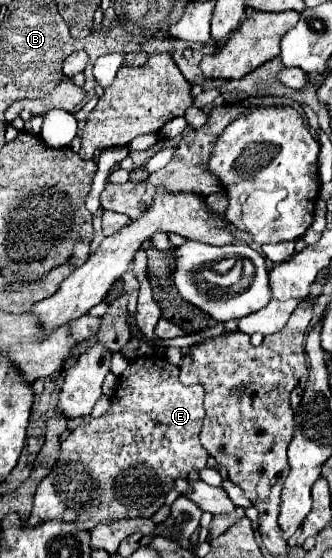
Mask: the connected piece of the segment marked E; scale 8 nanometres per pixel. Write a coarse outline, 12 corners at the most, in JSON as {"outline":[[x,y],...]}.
{"outline":[[133,358],[61,442],[45,520],[151,518],[205,468],[203,388]]}

